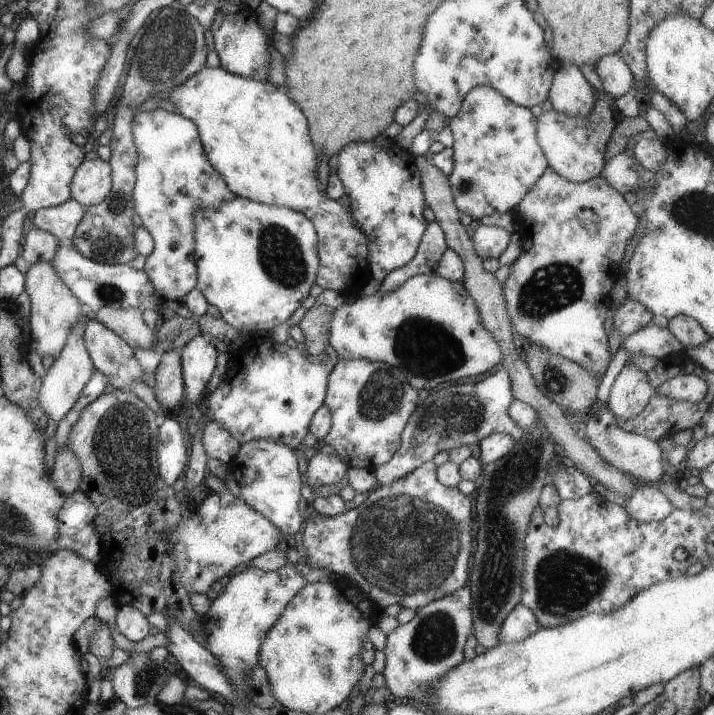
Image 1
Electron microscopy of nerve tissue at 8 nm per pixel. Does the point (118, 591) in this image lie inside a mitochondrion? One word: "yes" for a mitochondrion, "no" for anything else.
no

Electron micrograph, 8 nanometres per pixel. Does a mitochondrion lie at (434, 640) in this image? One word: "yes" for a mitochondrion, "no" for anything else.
yes

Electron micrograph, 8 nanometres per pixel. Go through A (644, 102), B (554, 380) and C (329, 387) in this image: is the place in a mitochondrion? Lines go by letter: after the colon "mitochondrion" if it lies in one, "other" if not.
A: other
B: mitochondrion
C: other

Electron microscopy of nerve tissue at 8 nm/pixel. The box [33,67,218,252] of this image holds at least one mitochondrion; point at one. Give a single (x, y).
(117, 205)

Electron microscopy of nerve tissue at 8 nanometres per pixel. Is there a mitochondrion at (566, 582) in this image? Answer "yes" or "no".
yes

